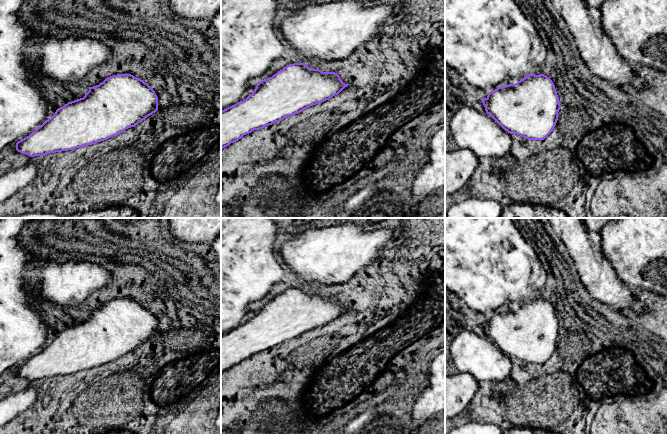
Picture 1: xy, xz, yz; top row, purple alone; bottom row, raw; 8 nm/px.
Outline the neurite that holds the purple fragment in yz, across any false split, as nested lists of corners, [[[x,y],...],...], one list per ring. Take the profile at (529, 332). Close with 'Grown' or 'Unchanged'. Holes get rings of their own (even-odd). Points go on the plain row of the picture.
[[[531,297],[480,324],[486,337],[505,355],[528,364],[544,364],[554,353],[561,333],[555,309],[544,298]]]. Unchanged

